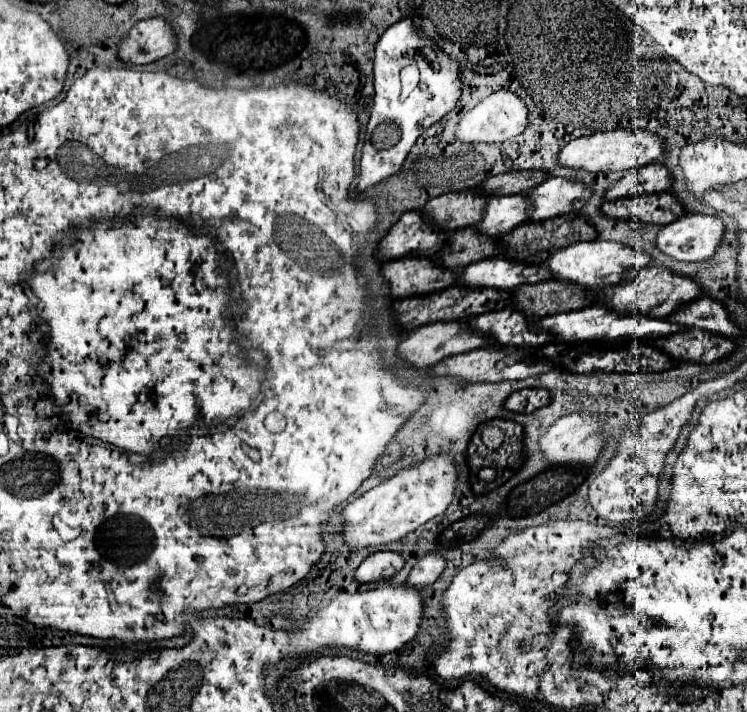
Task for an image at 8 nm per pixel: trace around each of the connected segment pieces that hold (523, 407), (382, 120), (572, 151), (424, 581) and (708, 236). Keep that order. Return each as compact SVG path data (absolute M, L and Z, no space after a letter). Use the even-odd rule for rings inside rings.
M521 389L511 393L503 407L507 411L515 411L515 413L533 413L535 409L543 407L549 403L549 393L545 389Z
M409 19L391 25L375 45L375 99L367 125L365 145L361 151L361 173L357 183L359 193L395 175L401 169L417 137L425 131L425 125L433 125L445 113L449 113L461 95L459 65L447 55L441 55L441 51L433 51L433 57L427 59L425 51L429 47L433 47L433 43L417 27L413 27ZM409 63L417 63L421 71L421 81L407 101L399 101L399 71Z
M617 129L617 131L605 131L605 133L595 133L589 137L579 137L567 143L559 155L557 155L557 165L559 167L569 167L569 169L583 169L583 171L631 171L631 169L641 169L647 163L653 163L661 153L665 151L663 143L645 133L645 131L627 131L627 129Z
M425 555L423 559L419 559L419 563L411 569L405 585L413 585L415 589L421 589L421 587L427 587L427 585L433 585L437 581L437 577L441 575L441 571L445 569L445 561L443 557L437 557L437 555Z
M685 215L659 229L655 237L655 247L669 255L673 261L703 261L711 257L721 241L725 223L713 215Z

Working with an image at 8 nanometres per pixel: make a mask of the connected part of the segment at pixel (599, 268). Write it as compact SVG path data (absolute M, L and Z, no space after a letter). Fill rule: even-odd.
M581 241L567 245L563 249L557 249L547 259L547 267L553 273L557 281L567 281L581 285L585 289L593 289L597 285L613 285L613 281L621 281L621 273L625 269L641 269L649 263L649 257L643 251L635 251L631 247L611 243L611 241Z

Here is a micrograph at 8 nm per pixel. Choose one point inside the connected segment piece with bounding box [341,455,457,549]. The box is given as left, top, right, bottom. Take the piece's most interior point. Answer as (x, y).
(386, 513)

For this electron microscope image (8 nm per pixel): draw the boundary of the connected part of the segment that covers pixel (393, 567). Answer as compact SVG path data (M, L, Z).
M377 551L369 555L359 569L355 571L357 583L379 583L379 581L391 581L391 577L401 571L403 557L395 551Z

